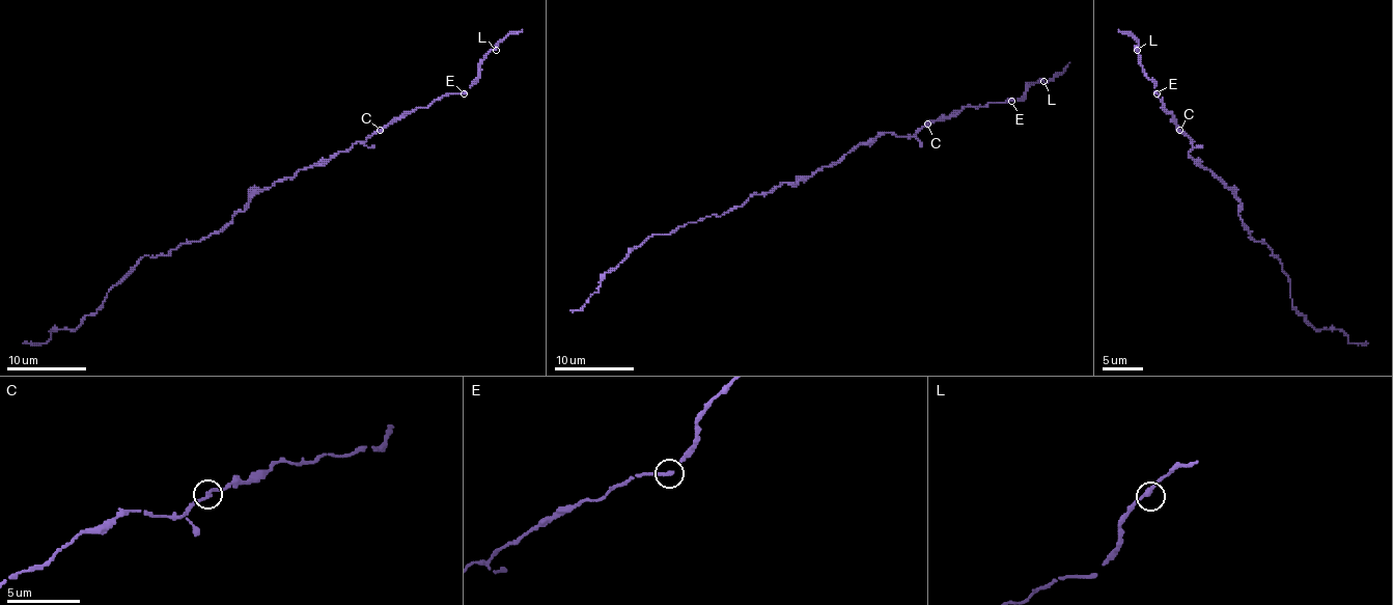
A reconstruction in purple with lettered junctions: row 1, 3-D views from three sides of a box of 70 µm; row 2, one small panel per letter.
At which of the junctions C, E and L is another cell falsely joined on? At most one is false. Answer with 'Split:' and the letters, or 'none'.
Split: none

